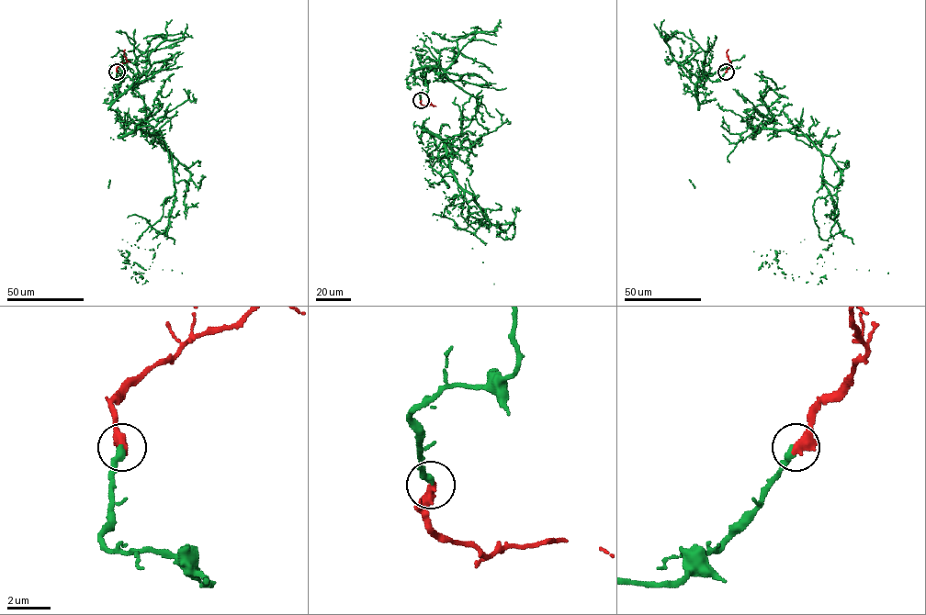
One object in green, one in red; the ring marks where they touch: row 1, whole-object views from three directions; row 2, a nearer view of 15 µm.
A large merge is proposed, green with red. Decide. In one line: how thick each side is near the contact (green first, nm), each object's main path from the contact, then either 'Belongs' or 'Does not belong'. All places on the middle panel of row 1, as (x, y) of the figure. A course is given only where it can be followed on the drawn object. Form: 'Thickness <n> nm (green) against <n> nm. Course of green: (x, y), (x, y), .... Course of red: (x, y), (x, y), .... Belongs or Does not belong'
Thickness 300 nm (green) against 550 nm. Course of green: (421, 100), (440, 67), (490, 116), (445, 142), (475, 229), (430, 163), (454, 138). Course of red: (421, 100), (423, 105), (432, 105), (429, 101), (430, 104). Belongs

